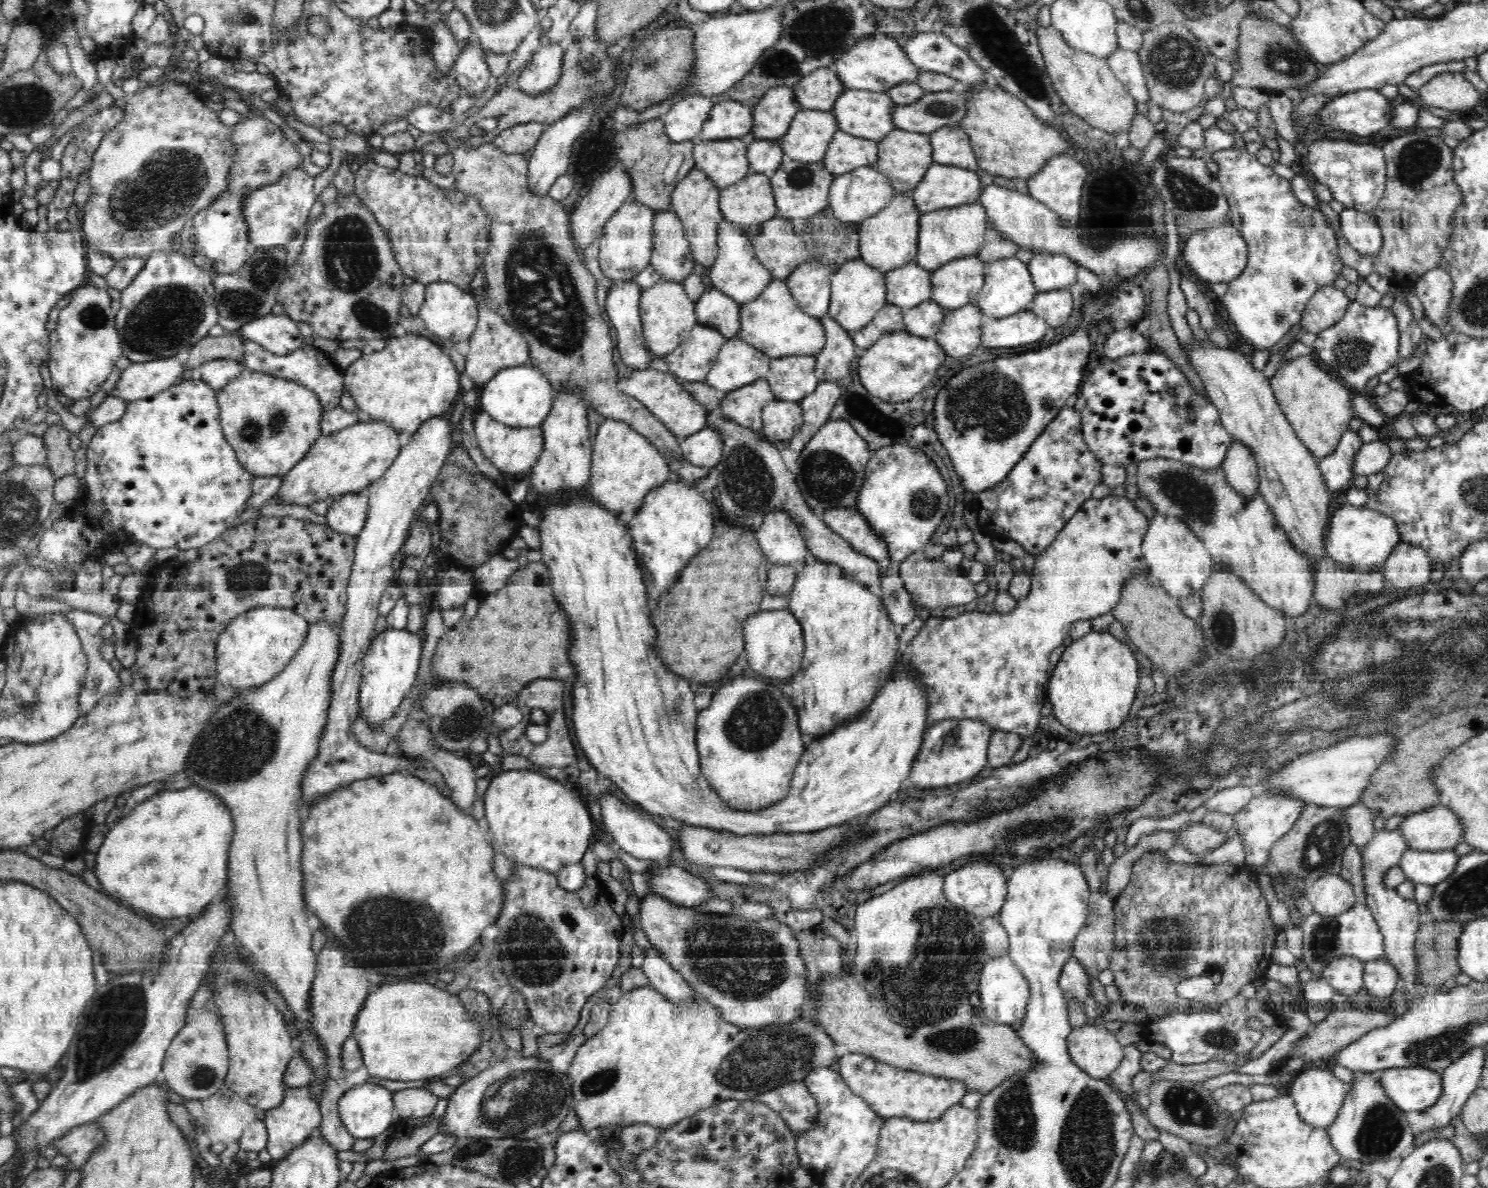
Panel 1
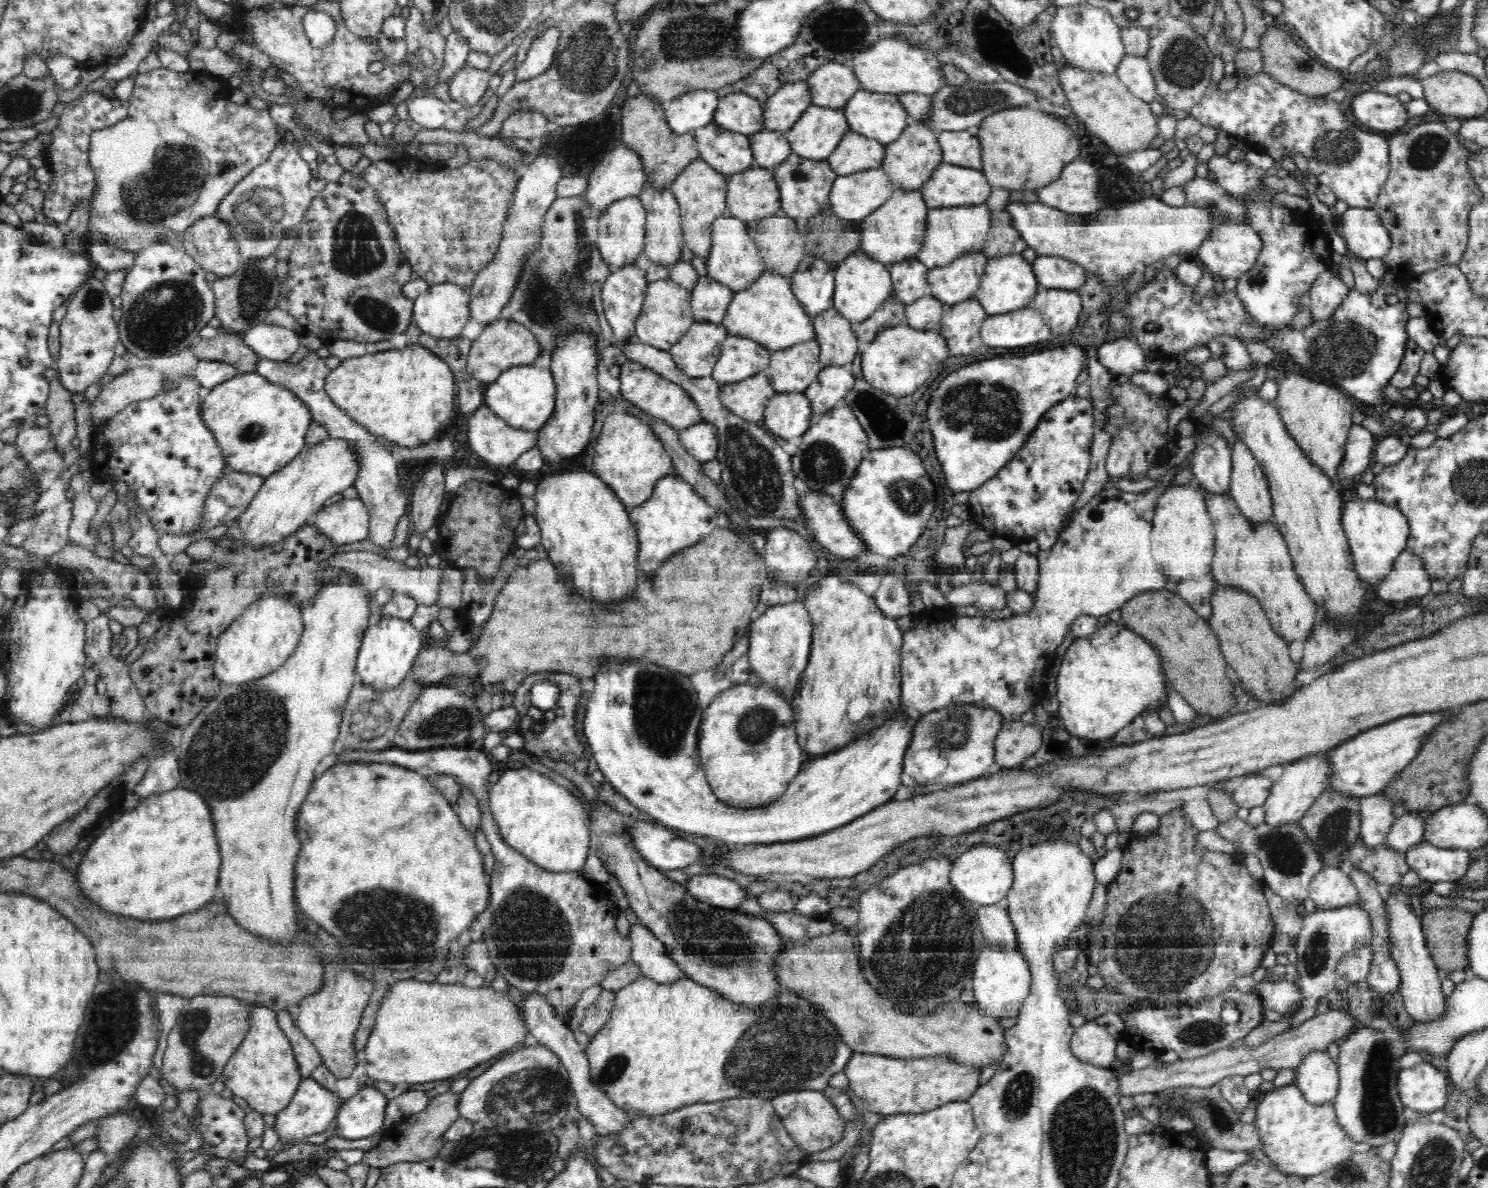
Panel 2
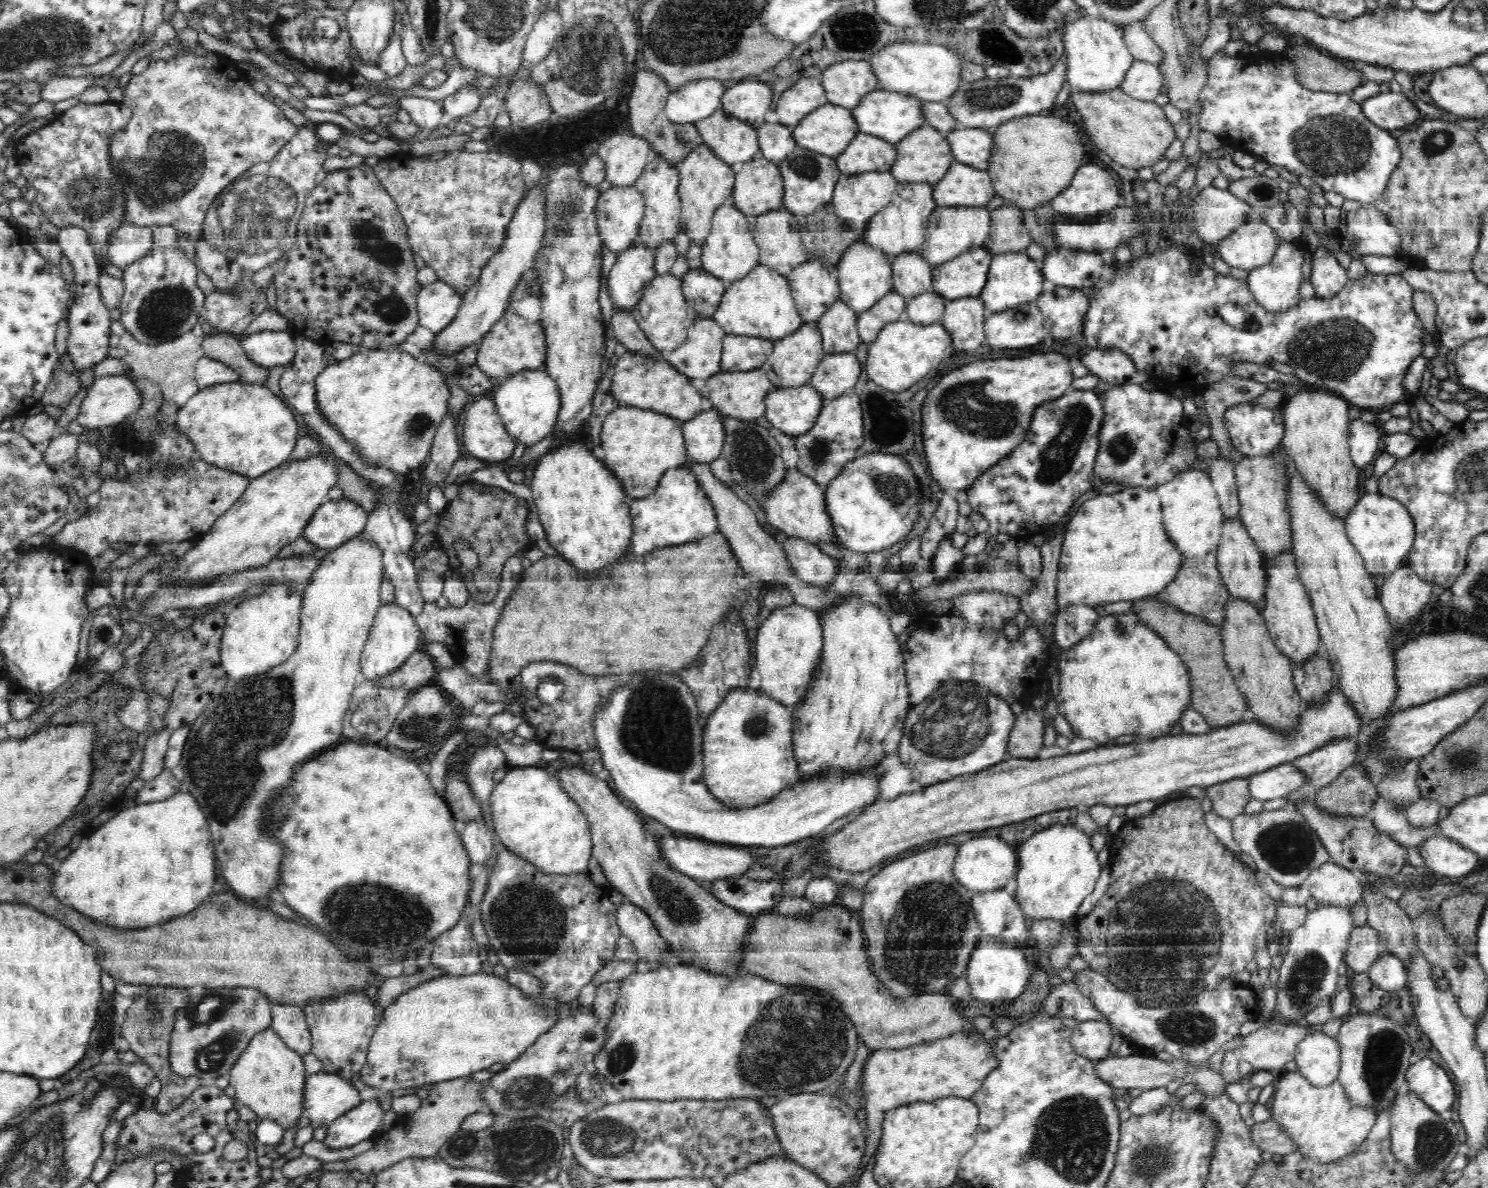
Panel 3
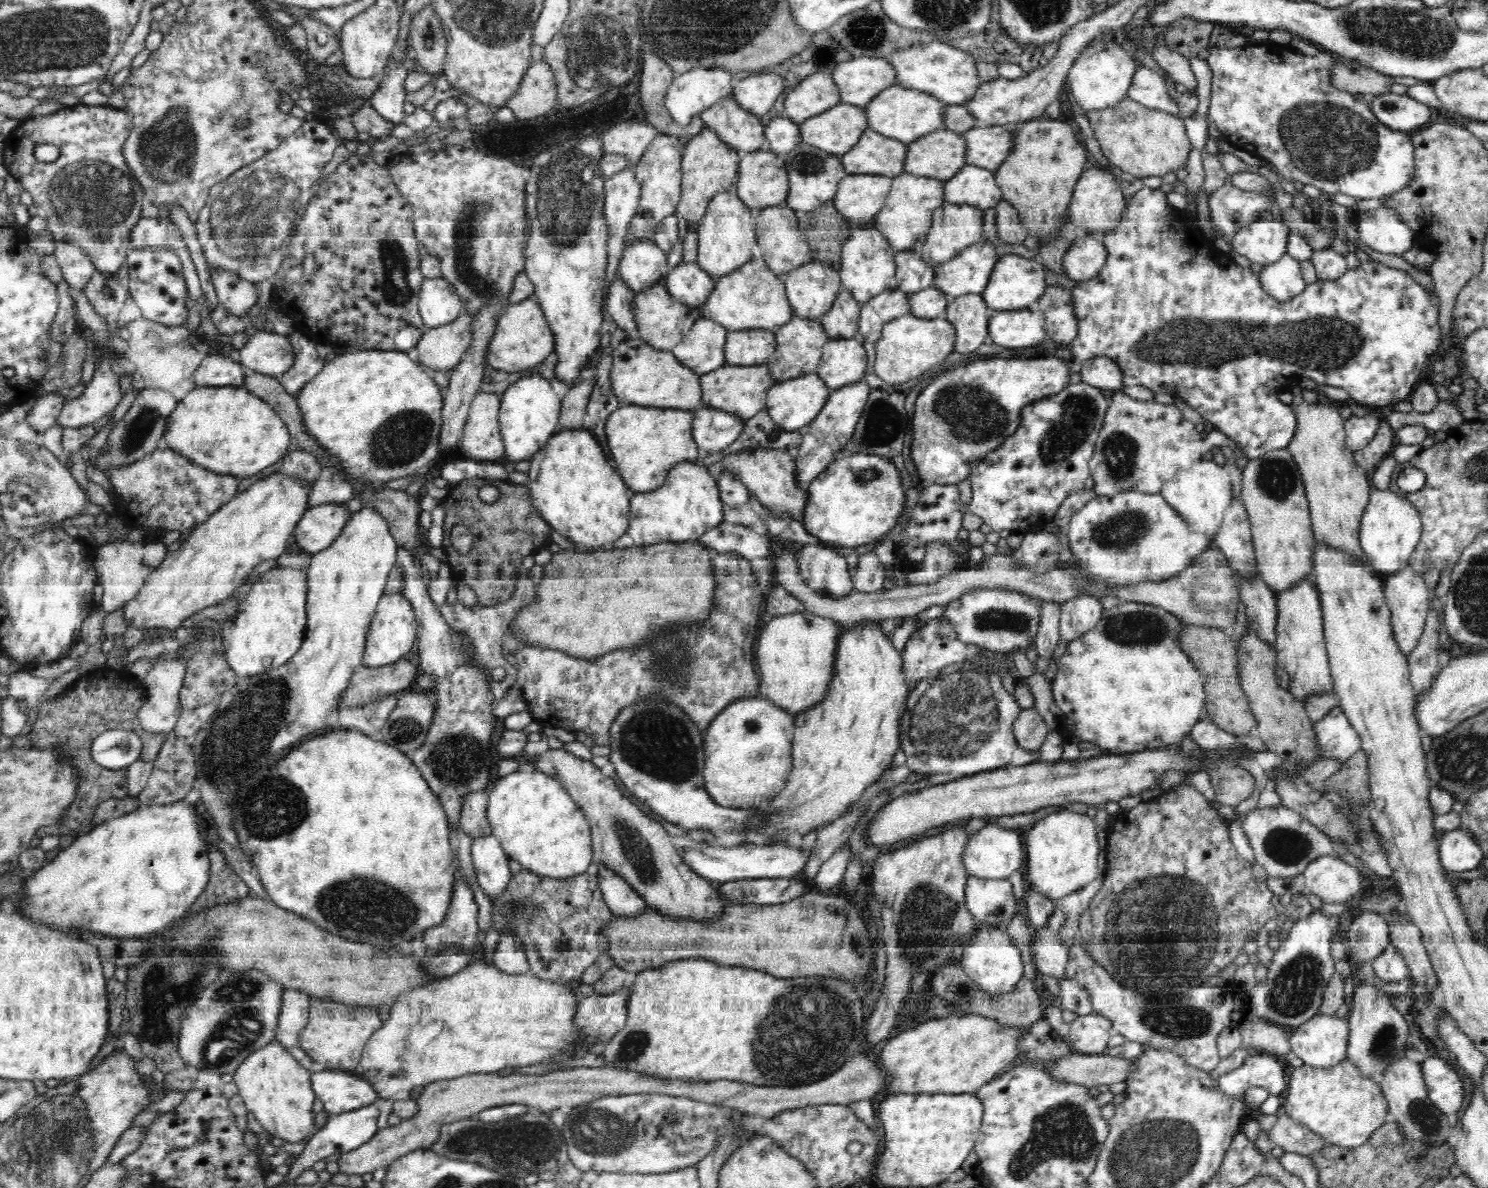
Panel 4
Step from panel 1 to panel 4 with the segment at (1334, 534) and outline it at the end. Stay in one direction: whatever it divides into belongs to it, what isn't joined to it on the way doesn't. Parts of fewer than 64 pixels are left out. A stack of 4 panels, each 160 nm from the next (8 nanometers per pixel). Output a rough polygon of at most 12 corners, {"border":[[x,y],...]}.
{"border":[[1389,488],[1374,489],[1359,526],[1368,567],[1408,567],[1420,513]]}

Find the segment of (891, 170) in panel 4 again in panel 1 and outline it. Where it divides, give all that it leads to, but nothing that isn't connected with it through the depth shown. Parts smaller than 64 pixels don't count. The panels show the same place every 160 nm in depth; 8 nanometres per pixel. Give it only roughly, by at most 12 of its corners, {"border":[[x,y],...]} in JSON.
{"border":[[838,130],[821,161],[840,176],[874,166],[876,141]]}

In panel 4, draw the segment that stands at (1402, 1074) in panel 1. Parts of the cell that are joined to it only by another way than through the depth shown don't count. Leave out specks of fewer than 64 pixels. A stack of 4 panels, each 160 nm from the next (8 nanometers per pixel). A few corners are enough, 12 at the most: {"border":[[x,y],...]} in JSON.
{"border":[[1443,1058],[1421,1062],[1428,1098],[1444,1114],[1462,1108],[1464,1086]]}

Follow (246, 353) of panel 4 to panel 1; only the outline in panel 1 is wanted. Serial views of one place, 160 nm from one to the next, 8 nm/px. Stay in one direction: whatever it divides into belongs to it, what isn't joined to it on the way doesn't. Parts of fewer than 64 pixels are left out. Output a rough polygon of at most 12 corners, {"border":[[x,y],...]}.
{"border":[[271,313],[239,333],[277,356],[302,348],[298,324]]}

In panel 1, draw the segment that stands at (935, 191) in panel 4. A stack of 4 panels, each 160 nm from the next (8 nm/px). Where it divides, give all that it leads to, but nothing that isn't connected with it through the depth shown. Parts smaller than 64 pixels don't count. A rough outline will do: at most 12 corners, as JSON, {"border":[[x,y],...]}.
{"border":[[909,193],[857,224],[859,258],[884,273],[914,261],[921,216]]}

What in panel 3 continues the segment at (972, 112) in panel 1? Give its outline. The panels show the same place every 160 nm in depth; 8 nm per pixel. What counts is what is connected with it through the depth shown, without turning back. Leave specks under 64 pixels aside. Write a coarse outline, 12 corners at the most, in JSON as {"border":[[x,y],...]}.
{"border":[[1039,113],[992,130],[995,194],[1050,204],[1085,163],[1072,124]]}

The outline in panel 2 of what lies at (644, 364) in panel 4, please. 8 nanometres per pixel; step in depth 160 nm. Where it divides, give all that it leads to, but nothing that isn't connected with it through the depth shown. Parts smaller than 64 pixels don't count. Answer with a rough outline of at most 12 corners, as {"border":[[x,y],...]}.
{"border":[[628,360],[619,394],[678,431],[701,422],[684,387]]}

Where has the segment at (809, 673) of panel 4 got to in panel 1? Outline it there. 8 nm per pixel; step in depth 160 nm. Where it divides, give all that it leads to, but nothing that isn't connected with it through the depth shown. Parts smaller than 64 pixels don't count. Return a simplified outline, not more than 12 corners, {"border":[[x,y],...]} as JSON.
{"border":[[761,610],[744,624],[752,674],[794,677],[805,651],[790,610]]}

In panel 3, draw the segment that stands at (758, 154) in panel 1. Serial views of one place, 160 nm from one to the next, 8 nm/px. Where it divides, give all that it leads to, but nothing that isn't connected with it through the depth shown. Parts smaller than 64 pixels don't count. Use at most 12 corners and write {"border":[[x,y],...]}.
{"border":[[764,123],[759,150],[779,163],[797,146],[795,125]]}

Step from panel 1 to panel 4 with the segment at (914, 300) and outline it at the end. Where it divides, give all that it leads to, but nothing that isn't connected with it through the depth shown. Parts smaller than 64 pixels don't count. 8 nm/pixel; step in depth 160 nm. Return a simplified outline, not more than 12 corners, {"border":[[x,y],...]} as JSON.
{"border":[[920,248],[895,254],[896,289],[933,287],[935,271]]}

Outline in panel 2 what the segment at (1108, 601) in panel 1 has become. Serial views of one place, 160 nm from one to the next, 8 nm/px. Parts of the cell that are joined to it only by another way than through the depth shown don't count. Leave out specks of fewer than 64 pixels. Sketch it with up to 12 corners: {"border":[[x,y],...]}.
{"border":[[1160,488],[1102,490],[1038,552],[1032,608],[915,620],[912,722],[956,702],[1058,717],[1082,614],[1164,589]]}

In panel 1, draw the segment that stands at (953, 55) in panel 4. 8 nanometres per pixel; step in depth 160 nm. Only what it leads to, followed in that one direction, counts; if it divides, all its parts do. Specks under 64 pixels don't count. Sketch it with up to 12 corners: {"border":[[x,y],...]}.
{"border":[[895,36],[860,40],[832,67],[847,89],[886,92],[923,72]]}

